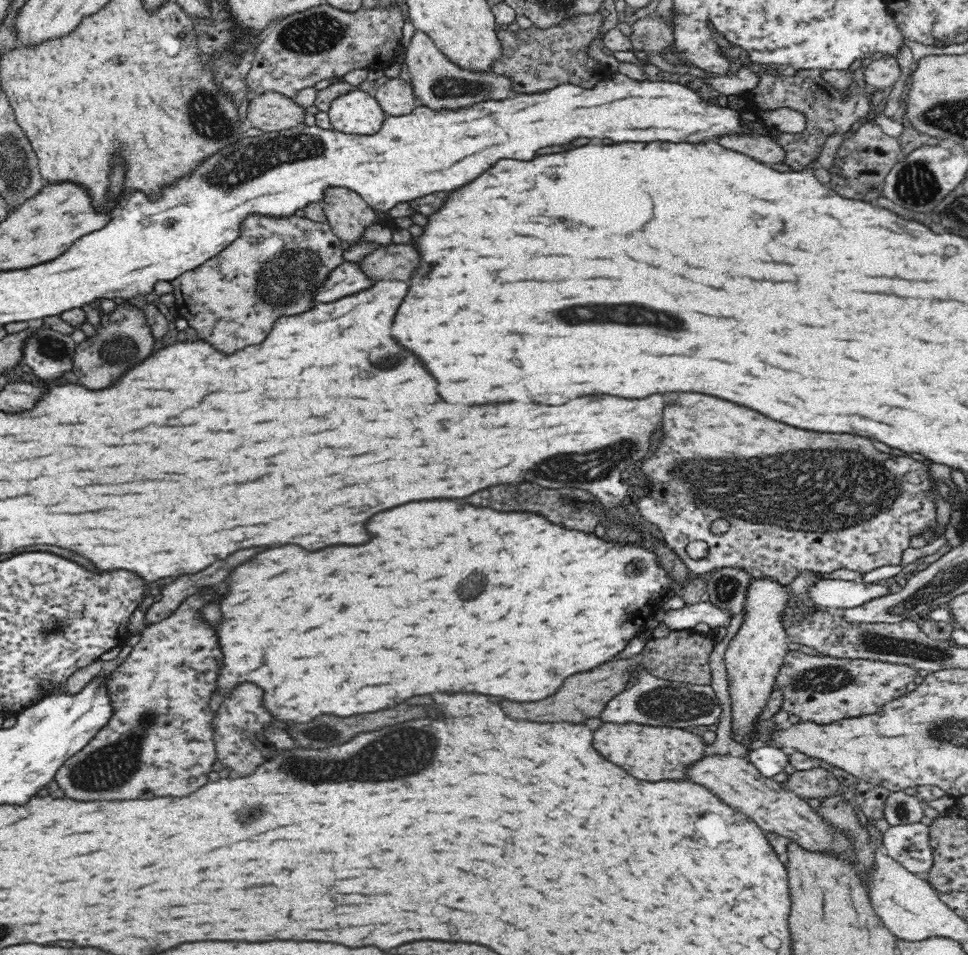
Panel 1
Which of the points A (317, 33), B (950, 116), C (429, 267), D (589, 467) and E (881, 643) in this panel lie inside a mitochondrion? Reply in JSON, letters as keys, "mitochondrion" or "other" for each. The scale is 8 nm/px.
{"A":"mitochondrion","B":"mitochondrion","C":"other","D":"mitochondrion","E":"mitochondrion"}

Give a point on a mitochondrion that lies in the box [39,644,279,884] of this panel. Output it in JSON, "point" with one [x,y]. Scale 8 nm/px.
{"point":[110,768]}

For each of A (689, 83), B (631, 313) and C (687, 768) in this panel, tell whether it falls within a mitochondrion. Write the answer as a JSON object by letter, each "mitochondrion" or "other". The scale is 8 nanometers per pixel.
{"A":"other","B":"mitochondrion","C":"other"}

